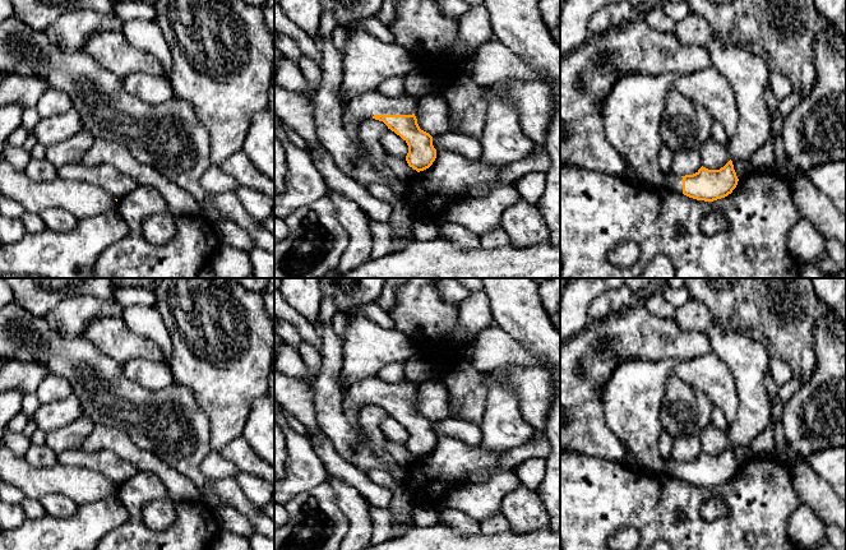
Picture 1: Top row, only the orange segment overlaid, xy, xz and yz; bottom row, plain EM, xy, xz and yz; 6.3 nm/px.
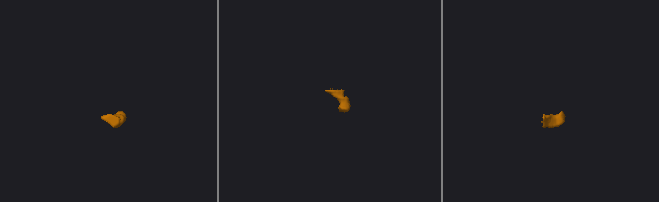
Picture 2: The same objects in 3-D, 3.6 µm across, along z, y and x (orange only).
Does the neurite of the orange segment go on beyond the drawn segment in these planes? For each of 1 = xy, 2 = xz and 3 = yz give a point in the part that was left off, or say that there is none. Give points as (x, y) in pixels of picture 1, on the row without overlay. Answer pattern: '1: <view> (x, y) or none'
1: none
2: xz (365, 392)
3: yz (675, 468)

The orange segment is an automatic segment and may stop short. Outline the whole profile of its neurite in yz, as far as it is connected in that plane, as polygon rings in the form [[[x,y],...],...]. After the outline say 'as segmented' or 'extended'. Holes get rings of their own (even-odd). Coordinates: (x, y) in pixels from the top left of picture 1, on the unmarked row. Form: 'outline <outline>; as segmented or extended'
outline [[[730,445],[720,456],[701,453],[693,461],[665,461],[665,472],[684,481],[704,487],[713,487],[727,482],[738,471],[738,462]]]; extended

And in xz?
outline [[[366,378],[345,388],[342,402],[343,412],[356,433],[353,456],[350,461],[364,473],[373,470],[383,470],[404,486],[407,468],[396,462],[384,461],[366,439],[357,425],[357,415],[362,406],[375,405],[383,407],[388,415],[399,421],[408,431],[406,447],[417,458],[429,454],[436,444],[433,422],[421,416],[415,402],[417,384],[412,382],[385,383],[379,378]]]; extended

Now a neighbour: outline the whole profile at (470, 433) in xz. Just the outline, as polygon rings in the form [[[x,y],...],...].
[[[453,417],[433,422],[433,431],[436,436],[448,435],[470,445],[479,445],[481,444],[482,439],[480,425]]]

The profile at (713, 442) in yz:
[[[708,425],[699,435],[702,452],[708,456],[720,456],[730,447],[726,431]]]

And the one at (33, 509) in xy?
[[[26,498],[20,503],[28,519],[38,519],[46,514],[43,505],[40,500]]]

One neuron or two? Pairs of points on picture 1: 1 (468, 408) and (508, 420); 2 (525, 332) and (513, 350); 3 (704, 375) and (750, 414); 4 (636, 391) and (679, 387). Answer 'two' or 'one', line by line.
1: two
2: two
3: two
4: two

